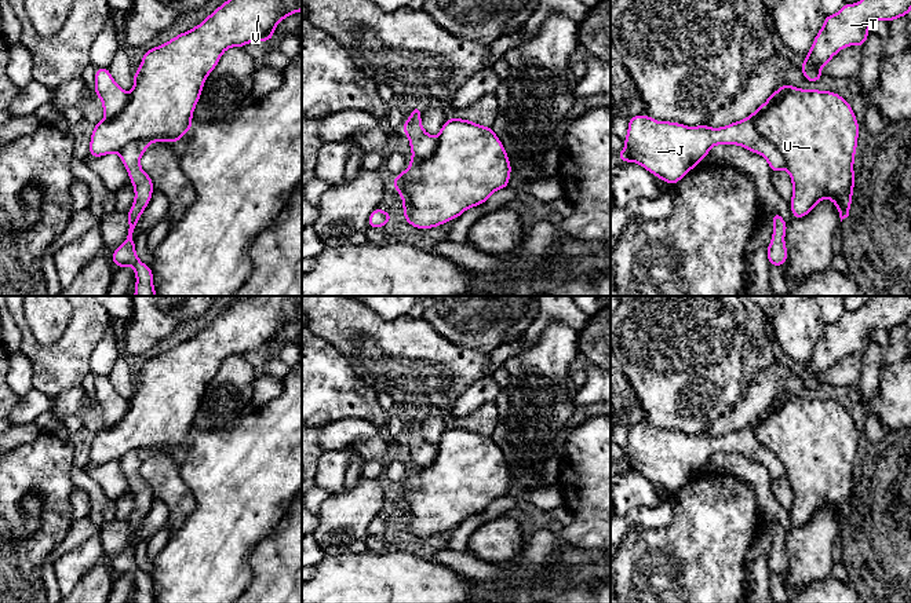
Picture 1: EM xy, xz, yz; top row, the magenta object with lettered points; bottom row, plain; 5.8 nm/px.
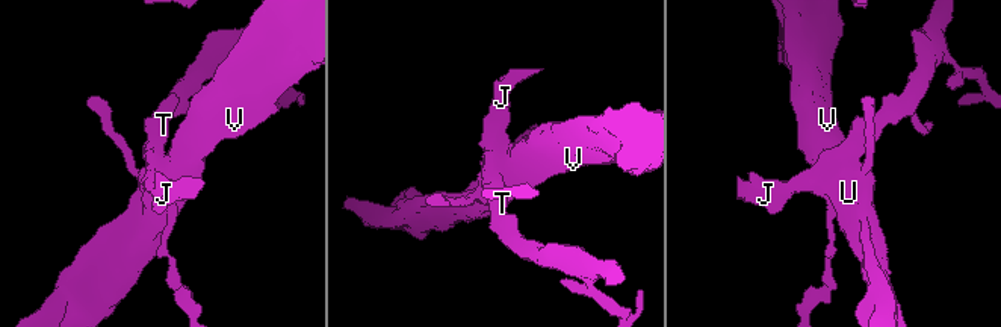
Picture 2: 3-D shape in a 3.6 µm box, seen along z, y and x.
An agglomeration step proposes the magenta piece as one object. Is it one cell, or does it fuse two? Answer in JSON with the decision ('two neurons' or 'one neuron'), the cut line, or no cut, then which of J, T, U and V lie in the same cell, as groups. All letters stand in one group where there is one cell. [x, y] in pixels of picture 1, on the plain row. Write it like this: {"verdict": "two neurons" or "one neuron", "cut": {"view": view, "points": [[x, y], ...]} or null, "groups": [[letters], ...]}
{"verdict": "two neurons", "cut": {"view": "yz", "points": [[778, 398], [755, 437], [786, 477]]}, "groups": [["J", "T"], ["U", "V"]]}

